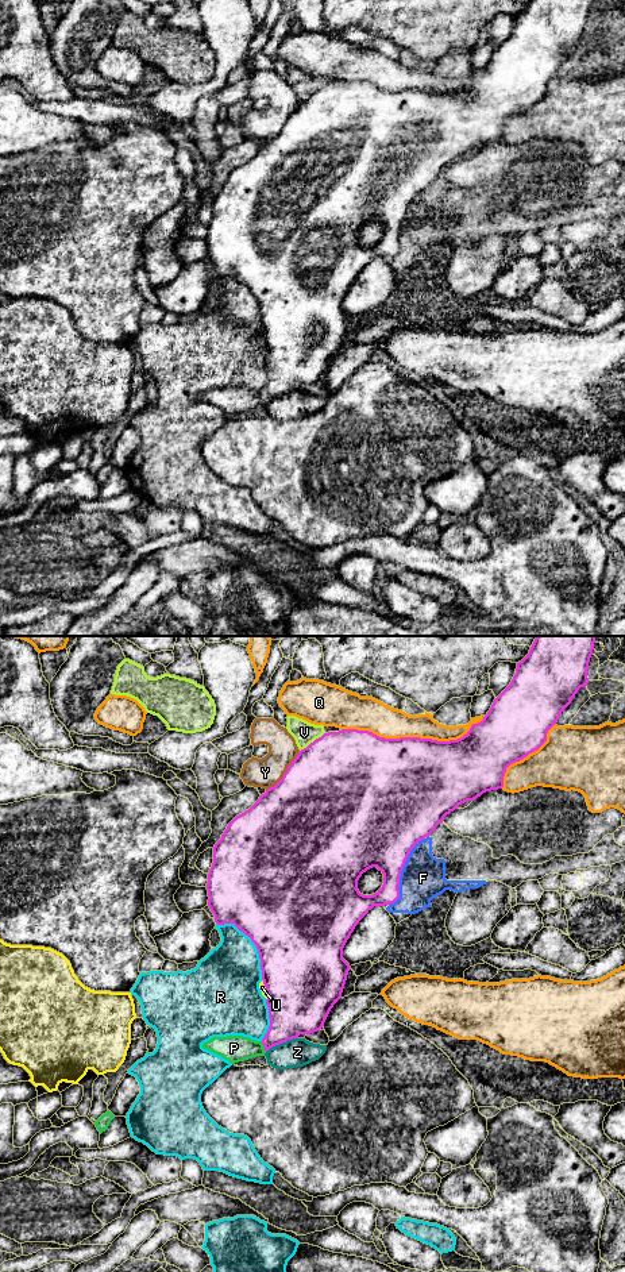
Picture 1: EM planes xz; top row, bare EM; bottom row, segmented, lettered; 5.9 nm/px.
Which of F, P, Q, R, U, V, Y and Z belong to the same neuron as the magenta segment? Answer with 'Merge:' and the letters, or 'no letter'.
Merge: P

